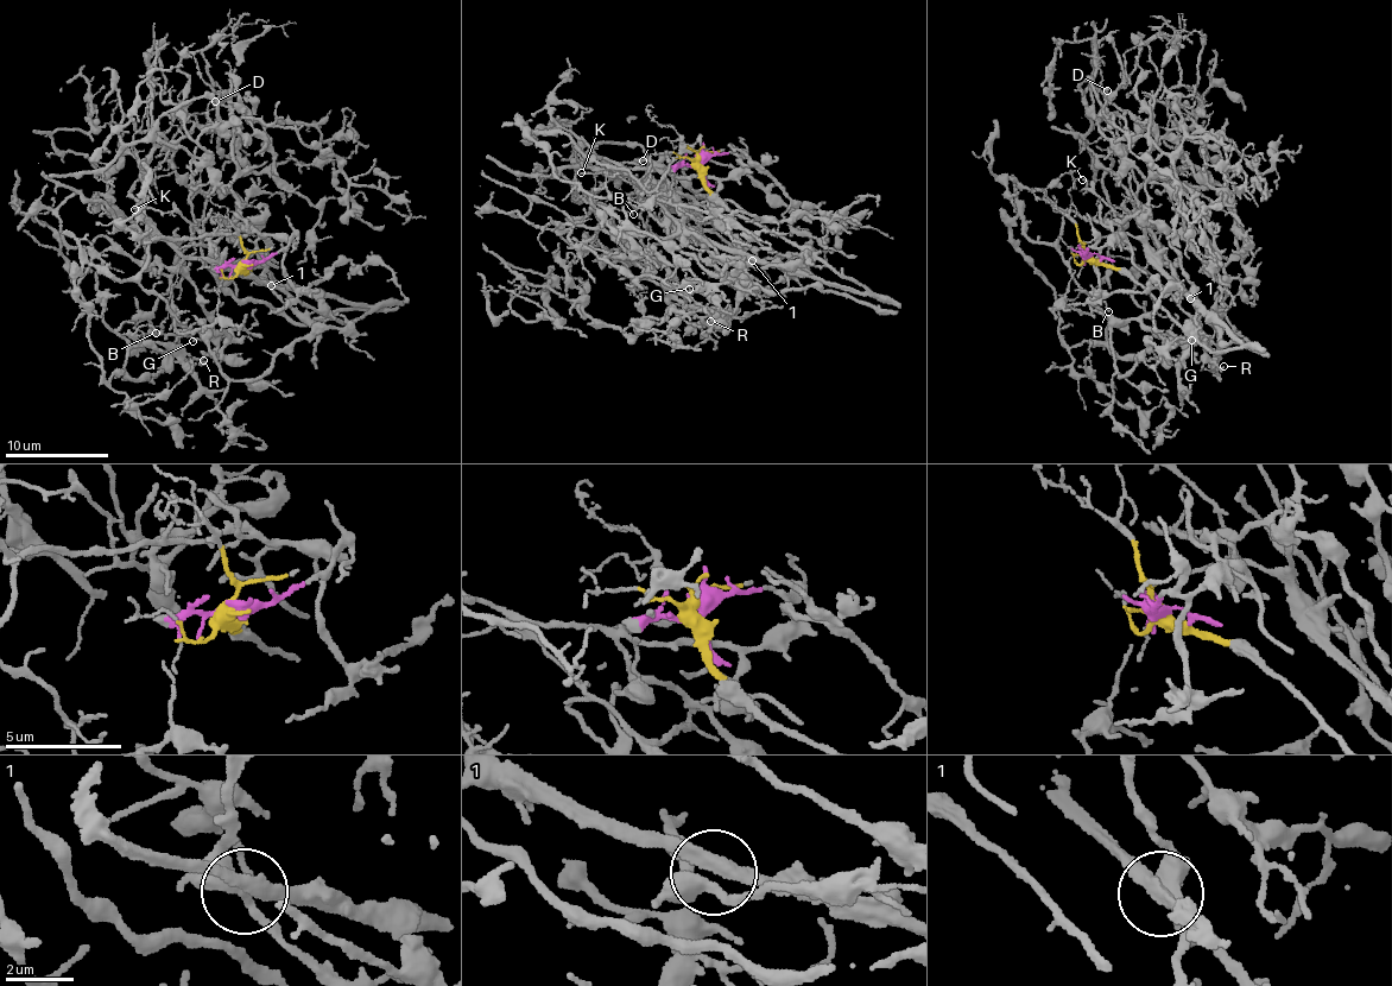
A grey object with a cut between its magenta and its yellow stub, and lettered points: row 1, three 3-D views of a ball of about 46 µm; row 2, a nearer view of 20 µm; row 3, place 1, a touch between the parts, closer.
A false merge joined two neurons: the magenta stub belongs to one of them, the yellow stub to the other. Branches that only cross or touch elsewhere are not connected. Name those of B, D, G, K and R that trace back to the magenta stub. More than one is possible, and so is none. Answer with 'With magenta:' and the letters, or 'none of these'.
With magenta: B, G, R

